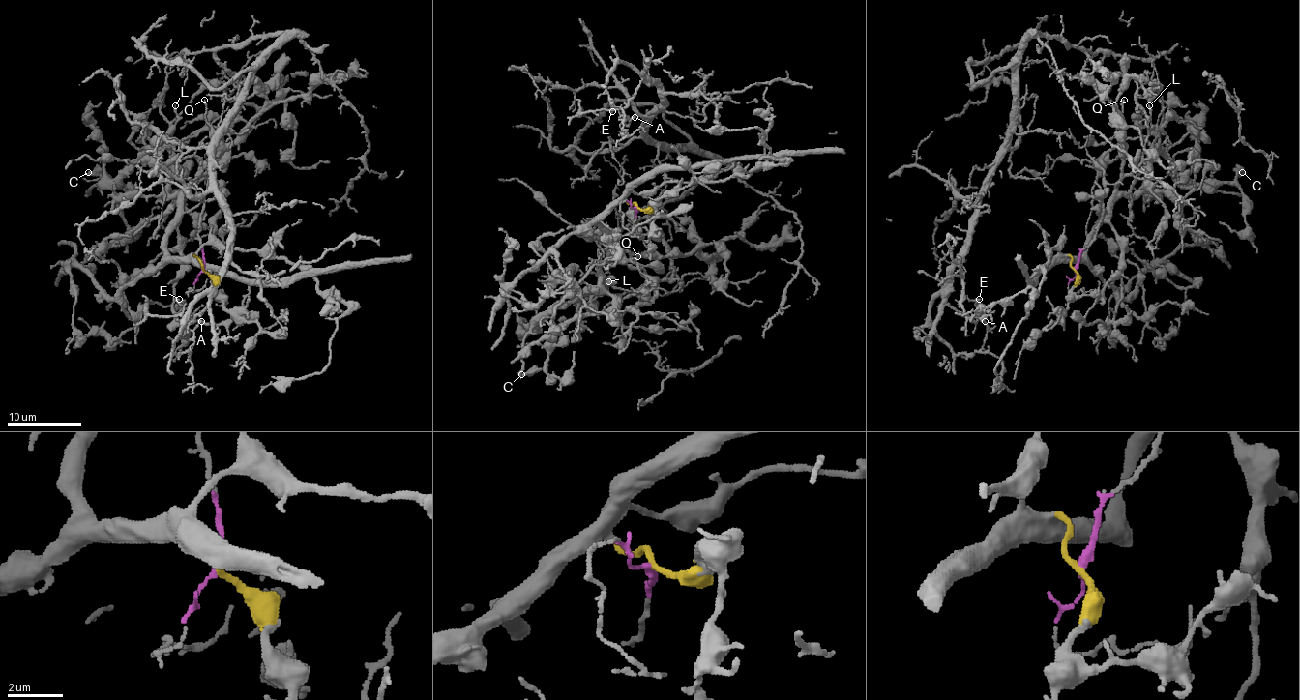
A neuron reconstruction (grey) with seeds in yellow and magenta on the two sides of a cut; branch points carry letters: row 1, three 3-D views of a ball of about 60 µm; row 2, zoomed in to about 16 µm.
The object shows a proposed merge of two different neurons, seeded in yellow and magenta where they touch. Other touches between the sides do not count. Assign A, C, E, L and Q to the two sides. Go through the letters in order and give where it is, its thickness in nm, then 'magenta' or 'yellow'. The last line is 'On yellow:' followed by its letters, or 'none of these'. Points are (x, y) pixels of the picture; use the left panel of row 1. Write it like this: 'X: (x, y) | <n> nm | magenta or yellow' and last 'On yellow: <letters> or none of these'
A: (201, 321) | 90 nm | magenta
C: (88, 172) | 420 nm | yellow
E: (179, 299) | 150 nm | magenta
L: (175, 105) | 170 nm | yellow
Q: (204, 100) | 170 nm | yellow
On yellow: C, L, Q

